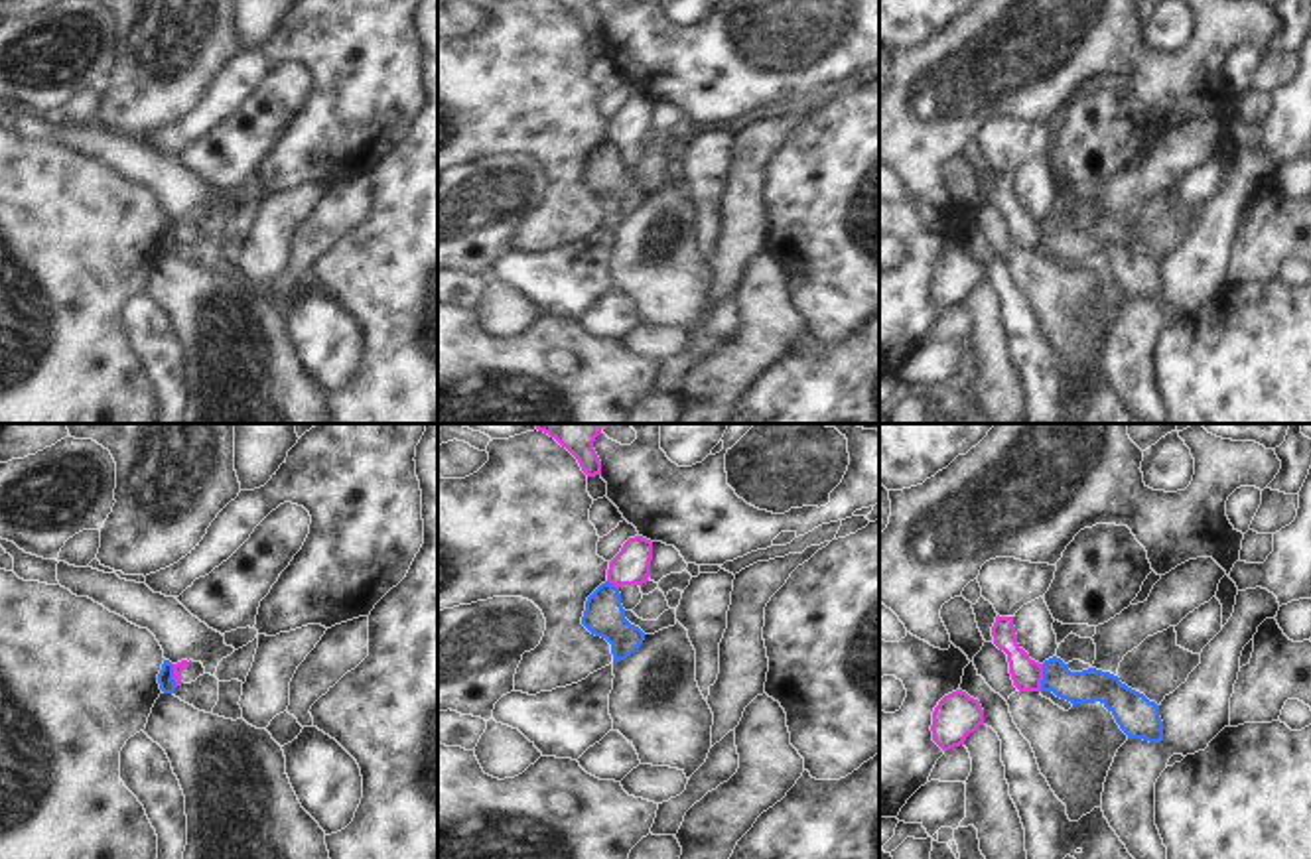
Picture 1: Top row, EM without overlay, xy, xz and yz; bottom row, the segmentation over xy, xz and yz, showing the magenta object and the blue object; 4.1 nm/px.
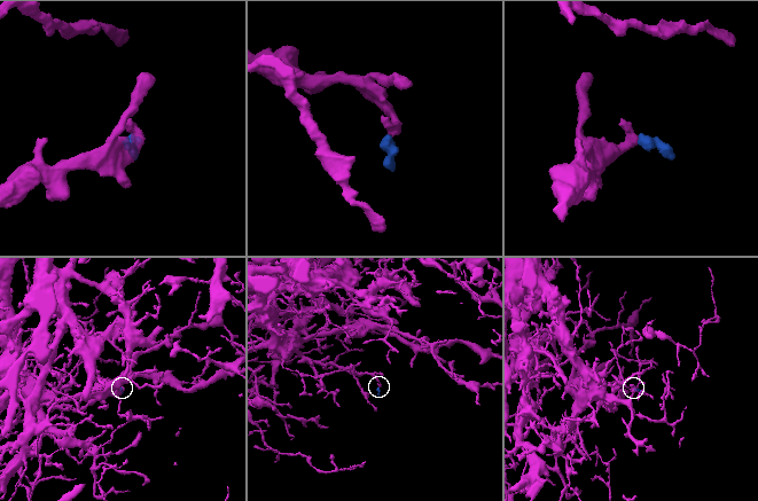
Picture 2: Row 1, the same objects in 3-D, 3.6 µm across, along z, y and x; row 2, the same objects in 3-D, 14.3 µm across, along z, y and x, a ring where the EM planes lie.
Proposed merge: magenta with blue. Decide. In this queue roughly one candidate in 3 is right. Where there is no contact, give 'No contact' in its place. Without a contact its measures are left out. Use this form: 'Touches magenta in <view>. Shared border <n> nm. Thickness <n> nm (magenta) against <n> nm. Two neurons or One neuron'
Touches magenta in yz. Shared border 110 nm. Thickness 120 nm (magenta) against 140 nm. Two neurons.

